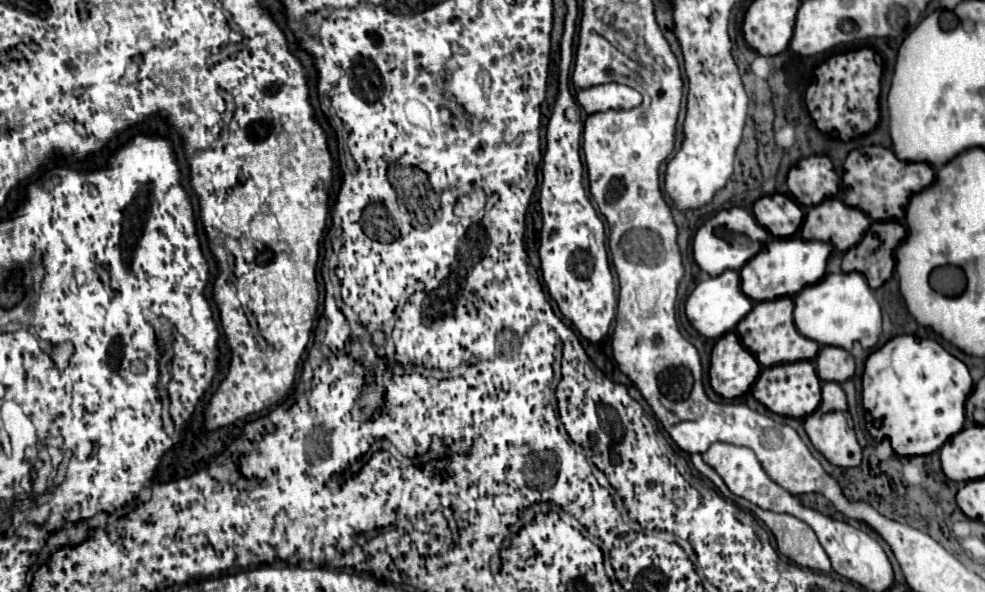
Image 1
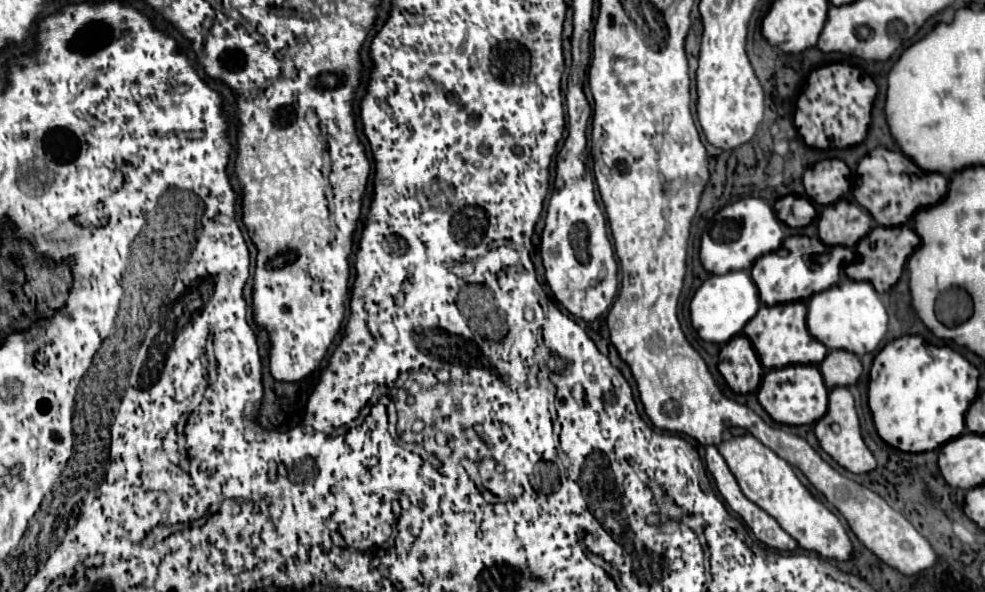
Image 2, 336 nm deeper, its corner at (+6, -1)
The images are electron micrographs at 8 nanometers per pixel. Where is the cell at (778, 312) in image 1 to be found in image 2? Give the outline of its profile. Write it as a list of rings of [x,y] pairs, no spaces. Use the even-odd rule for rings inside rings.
[[[794,301],[786,305],[762,305],[762,309],[758,309],[758,313],[746,323],[744,333],[766,369],[780,369],[786,365],[818,365],[828,353],[828,349],[806,329],[804,301]]]

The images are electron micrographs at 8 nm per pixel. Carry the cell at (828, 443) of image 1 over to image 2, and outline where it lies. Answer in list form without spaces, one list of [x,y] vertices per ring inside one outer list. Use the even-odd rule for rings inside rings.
[[[832,389],[828,395],[828,411],[822,419],[816,421],[814,425],[814,435],[820,443],[820,447],[844,469],[850,473],[868,473],[876,467],[874,455],[870,449],[864,445],[864,439],[860,435],[860,423],[858,415],[854,409],[854,397],[850,395],[848,389]]]

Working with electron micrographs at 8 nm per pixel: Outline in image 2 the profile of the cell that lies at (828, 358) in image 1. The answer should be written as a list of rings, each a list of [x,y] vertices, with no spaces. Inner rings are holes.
[[[832,349],[824,357],[824,361],[818,365],[824,383],[828,389],[834,387],[850,387],[856,383],[856,379],[862,373],[862,365],[858,357],[844,349]]]

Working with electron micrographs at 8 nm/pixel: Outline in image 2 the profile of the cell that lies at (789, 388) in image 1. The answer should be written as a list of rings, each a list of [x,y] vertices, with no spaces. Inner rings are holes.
[[[790,365],[786,369],[770,369],[764,375],[758,401],[776,423],[810,425],[826,413],[828,389],[822,385],[822,375],[818,373],[816,365]]]

